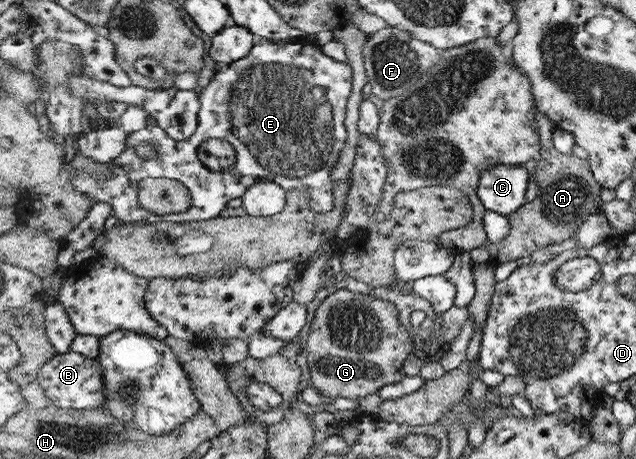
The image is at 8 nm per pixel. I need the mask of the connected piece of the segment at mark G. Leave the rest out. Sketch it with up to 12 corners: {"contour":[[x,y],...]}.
{"contour":[[340,288],[315,311],[312,387],[363,399],[405,377],[394,303]]}

